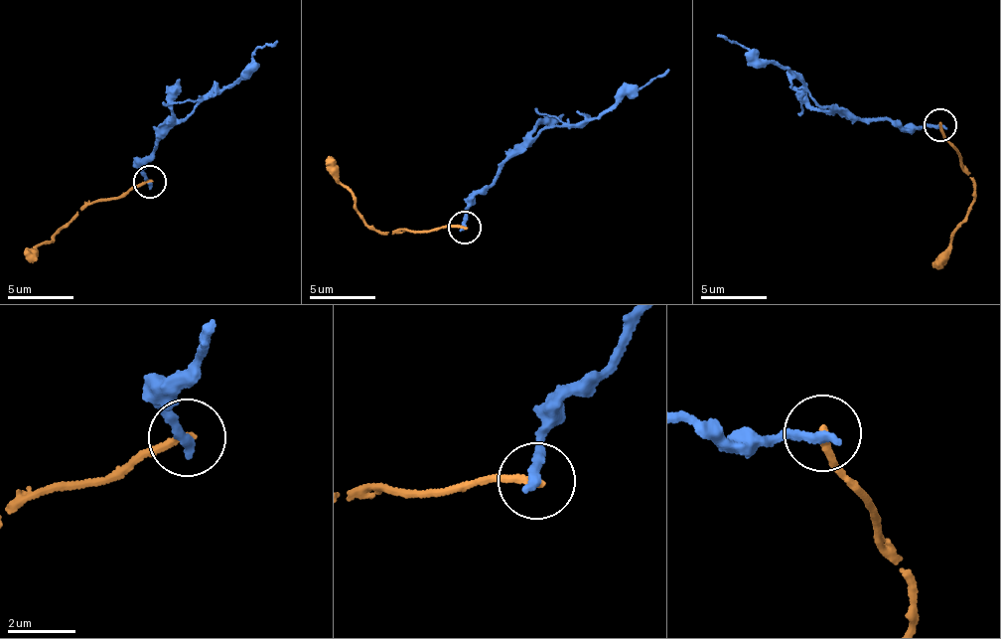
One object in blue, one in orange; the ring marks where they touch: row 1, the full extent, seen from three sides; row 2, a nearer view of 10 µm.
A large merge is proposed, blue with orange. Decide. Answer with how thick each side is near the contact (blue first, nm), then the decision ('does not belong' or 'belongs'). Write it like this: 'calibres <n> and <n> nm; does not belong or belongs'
calibres 280 and 200 nm; does not belong

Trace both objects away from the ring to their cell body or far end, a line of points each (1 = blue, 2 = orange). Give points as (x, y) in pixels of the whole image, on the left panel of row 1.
1: (150, 180), (139, 166), (162, 136), (211, 93), (239, 84), (252, 69), (257, 48), (275, 42)
2: (150, 180), (83, 207), (69, 225), (26, 260)

